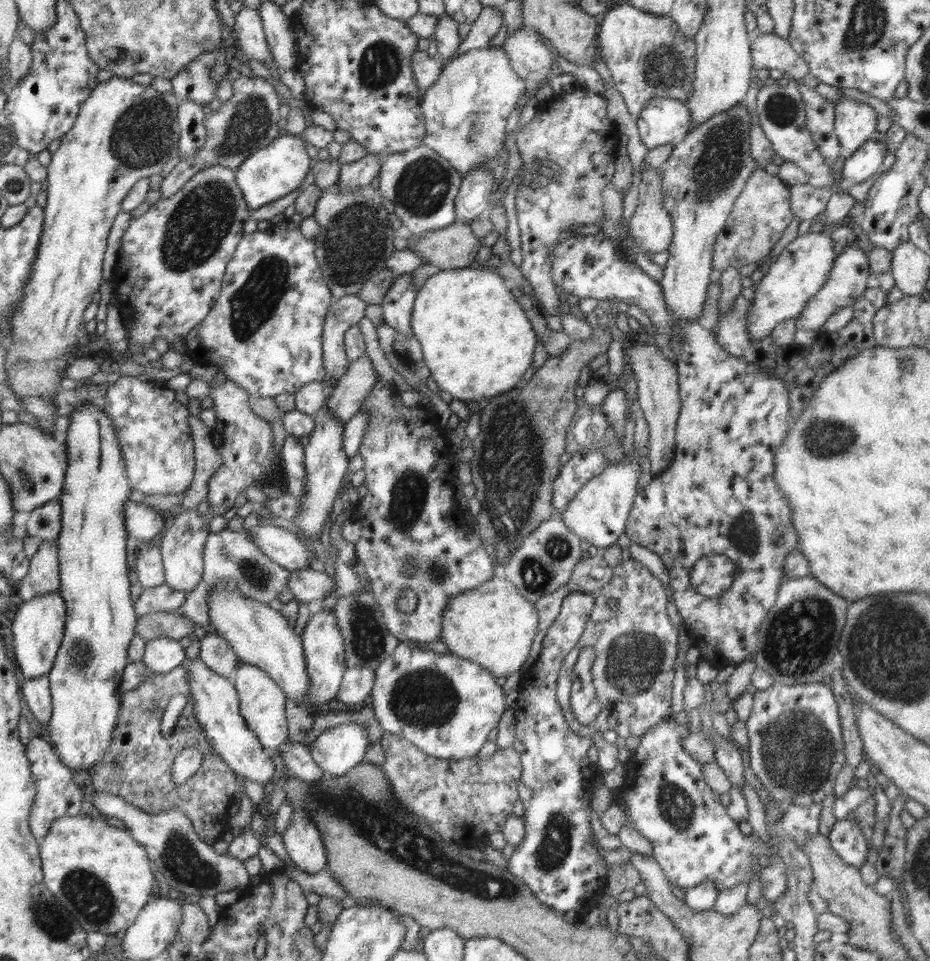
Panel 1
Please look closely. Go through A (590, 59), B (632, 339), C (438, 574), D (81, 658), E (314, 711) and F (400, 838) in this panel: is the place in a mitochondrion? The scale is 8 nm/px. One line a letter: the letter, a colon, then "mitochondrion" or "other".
A: other
B: other
C: mitochondrion
D: mitochondrion
E: other
F: mitochondrion

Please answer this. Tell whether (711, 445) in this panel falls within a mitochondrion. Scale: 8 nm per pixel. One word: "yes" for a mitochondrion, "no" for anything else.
yes

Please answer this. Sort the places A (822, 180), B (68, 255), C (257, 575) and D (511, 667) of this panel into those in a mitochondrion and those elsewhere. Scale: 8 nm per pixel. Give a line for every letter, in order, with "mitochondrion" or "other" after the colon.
A: other
B: other
C: mitochondrion
D: other

